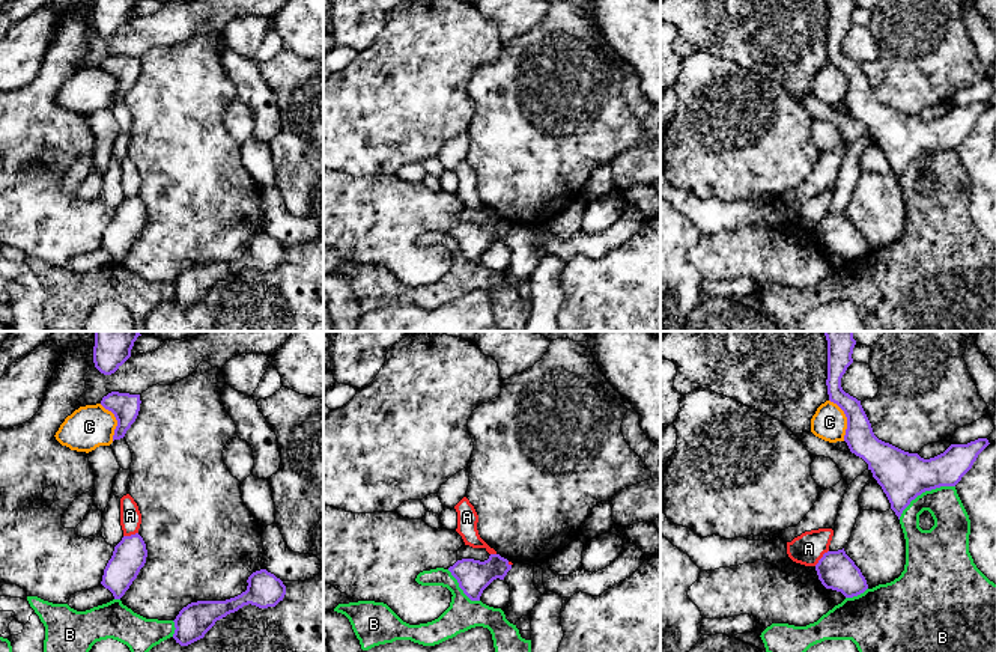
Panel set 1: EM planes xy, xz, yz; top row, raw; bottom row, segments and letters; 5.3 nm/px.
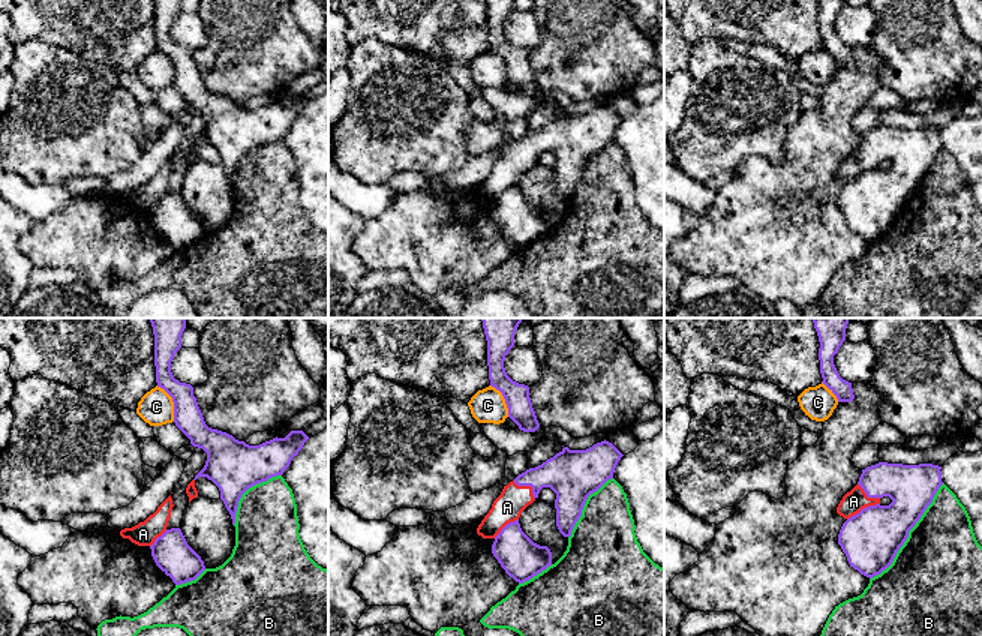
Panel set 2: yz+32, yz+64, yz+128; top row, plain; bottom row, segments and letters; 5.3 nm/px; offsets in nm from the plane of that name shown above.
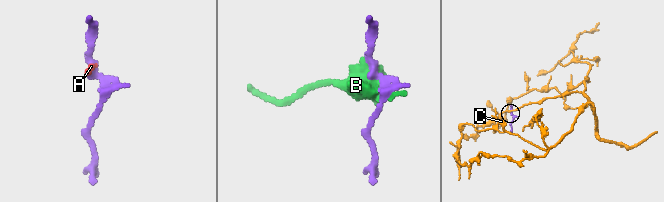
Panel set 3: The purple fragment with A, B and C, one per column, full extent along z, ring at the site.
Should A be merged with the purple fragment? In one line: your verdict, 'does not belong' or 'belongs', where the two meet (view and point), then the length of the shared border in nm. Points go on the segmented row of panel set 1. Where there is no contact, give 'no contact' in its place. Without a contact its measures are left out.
belongs | yz (822, 557) | 120 nm

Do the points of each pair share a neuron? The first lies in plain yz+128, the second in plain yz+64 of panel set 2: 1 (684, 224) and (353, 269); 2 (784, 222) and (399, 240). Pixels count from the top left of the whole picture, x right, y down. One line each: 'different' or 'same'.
1: same
2: same

